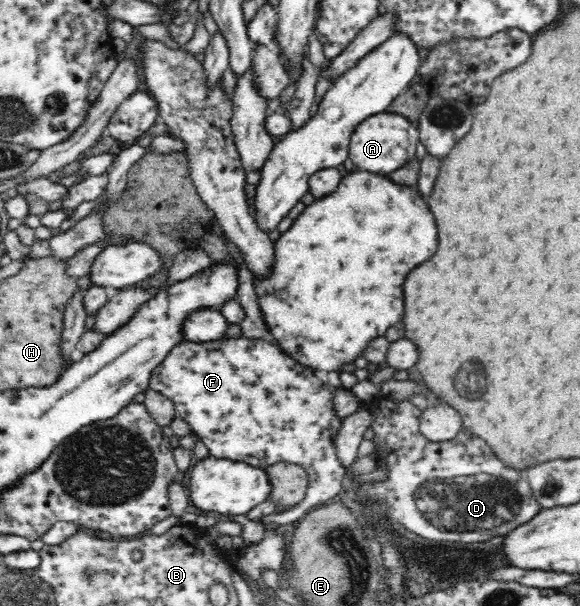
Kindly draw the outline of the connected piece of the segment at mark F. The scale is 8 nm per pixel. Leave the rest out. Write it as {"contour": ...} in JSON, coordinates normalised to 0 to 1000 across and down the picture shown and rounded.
{"contour":[[[429,556],[412,558],[391,558],[386,561],[374,561],[364,564],[340,566],[333,563],[316,563],[309,571],[303,571],[288,584],[279,601],[262,616],[255,642],[260,645],[284,653],[291,662],[298,663],[300,673],[305,680],[305,686],[319,693],[319,698],[326,701],[329,713],[341,719],[352,734],[357,738],[362,752],[376,756],[378,759],[402,759],[409,762],[419,762],[431,766],[440,772],[455,774],[469,766],[491,761],[493,764],[509,764],[526,774],[531,785],[531,804],[528,805],[526,823],[502,842],[491,845],[484,842],[467,851],[457,851],[450,855],[450,860],[457,863],[471,863],[474,870],[478,865],[498,865],[498,861],[509,861],[516,855],[522,855],[529,845],[540,842],[547,833],[574,823],[590,805],[598,802],[597,792],[600,790],[600,776],[584,766],[581,754],[576,748],[578,719],[581,719],[581,710],[588,703],[586,690],[581,690],[578,678],[574,677],[576,652],[567,645],[567,637],[562,637],[562,630],[557,620],[552,617],[536,616],[533,607],[524,607],[519,601],[512,599],[505,589],[495,587],[493,583],[481,573],[460,564],[459,561],[438,559]]]}

